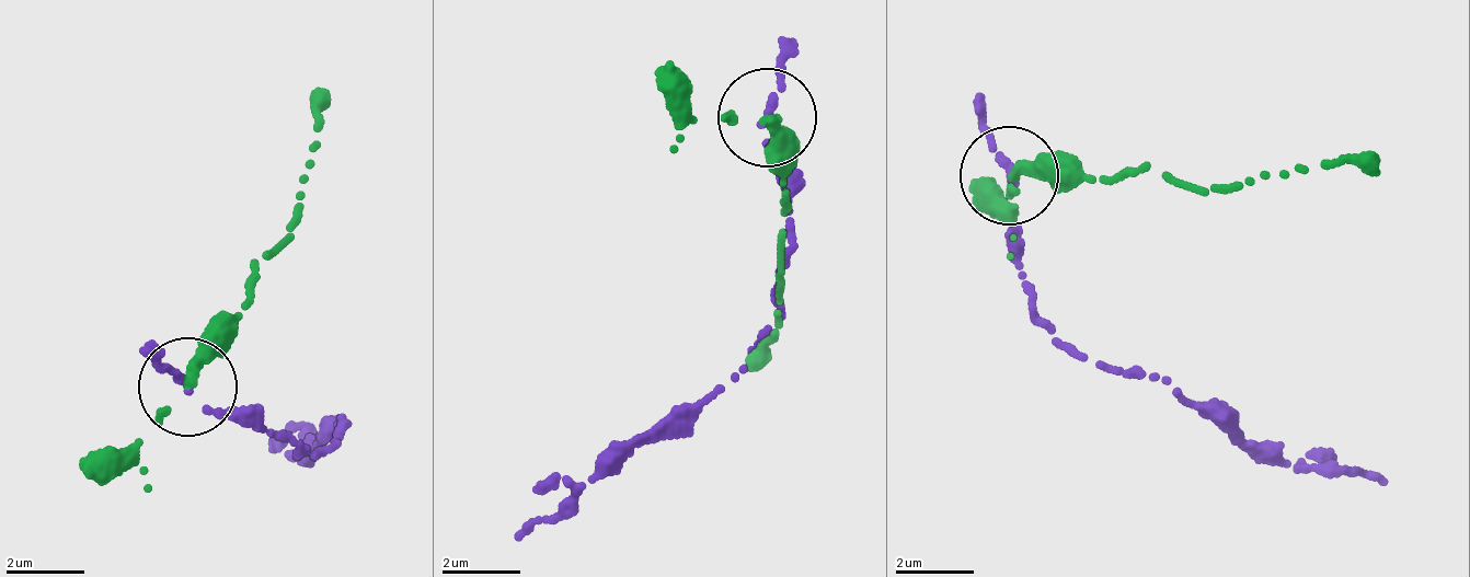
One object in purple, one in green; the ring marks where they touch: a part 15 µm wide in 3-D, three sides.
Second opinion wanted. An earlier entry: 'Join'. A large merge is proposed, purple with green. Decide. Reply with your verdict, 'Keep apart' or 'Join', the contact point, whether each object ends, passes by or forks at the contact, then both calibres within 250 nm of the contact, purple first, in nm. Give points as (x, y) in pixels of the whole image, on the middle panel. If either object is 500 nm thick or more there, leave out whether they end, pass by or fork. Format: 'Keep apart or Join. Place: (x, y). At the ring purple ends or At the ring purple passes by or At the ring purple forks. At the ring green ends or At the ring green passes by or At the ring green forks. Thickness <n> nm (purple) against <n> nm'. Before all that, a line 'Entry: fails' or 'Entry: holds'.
Entry: fails
Keep apart. Place: (767, 117). At the ring purple passes by. At the ring green ends. Thickness 170 nm (purple) against 320 nm

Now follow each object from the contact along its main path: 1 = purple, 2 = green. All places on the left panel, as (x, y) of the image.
1: (186, 387), (290, 442), (334, 445), (342, 413), (326, 443), (305, 448), (290, 423)
2: (186, 387), (255, 264), (291, 240), (320, 100)

